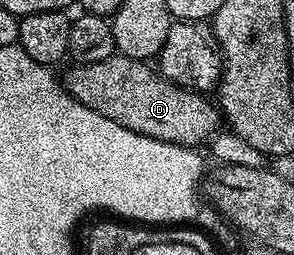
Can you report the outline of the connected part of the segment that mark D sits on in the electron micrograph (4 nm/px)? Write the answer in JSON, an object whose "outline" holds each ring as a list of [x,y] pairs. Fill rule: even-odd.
{"outline":[[[114,54],[103,62],[77,64],[74,72],[63,76],[63,83],[83,106],[91,106],[103,118],[111,118],[111,122],[119,122],[119,126],[127,126],[135,134],[147,134],[172,144],[204,145],[218,131],[218,105],[208,95],[172,84],[160,71],[149,67],[144,60]]]}

